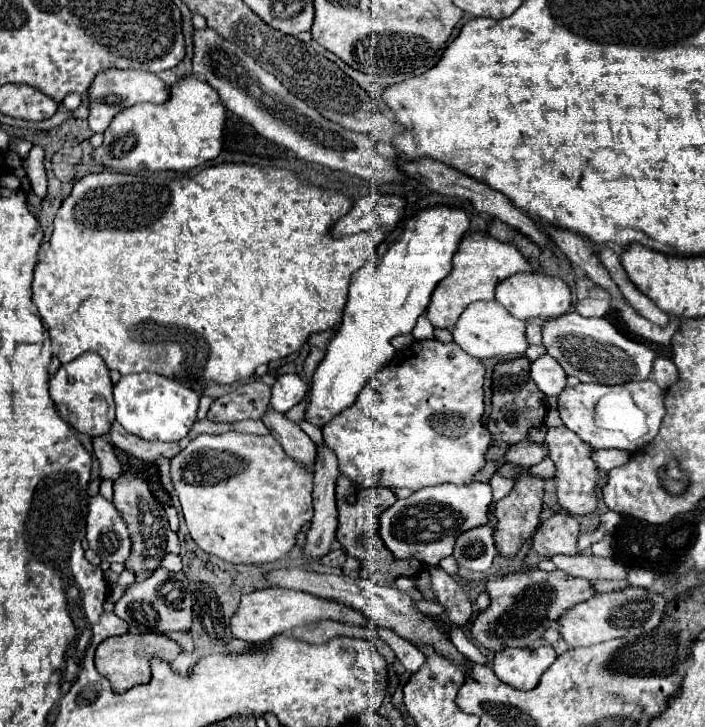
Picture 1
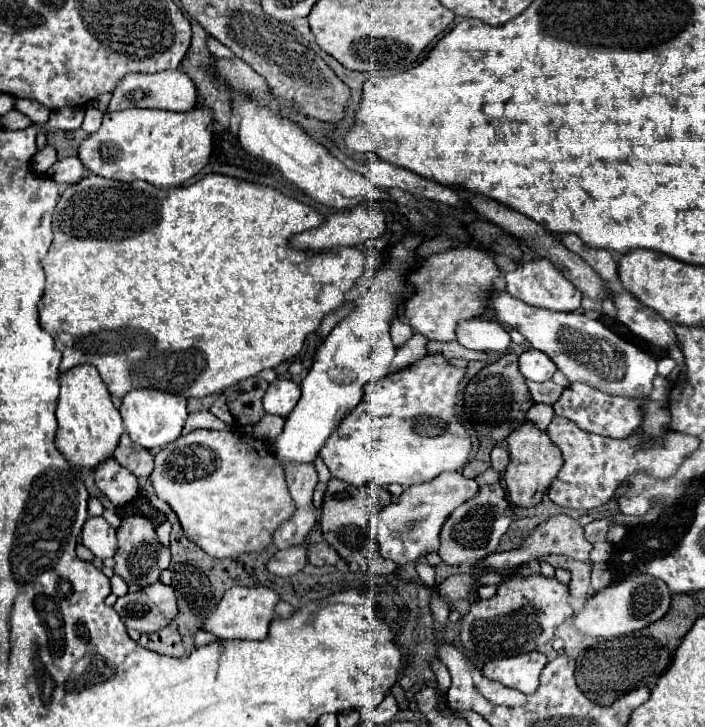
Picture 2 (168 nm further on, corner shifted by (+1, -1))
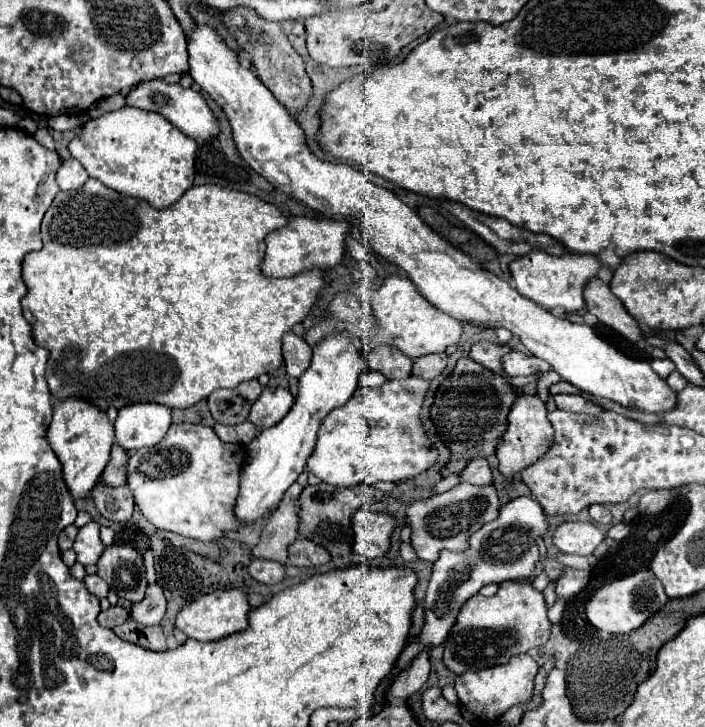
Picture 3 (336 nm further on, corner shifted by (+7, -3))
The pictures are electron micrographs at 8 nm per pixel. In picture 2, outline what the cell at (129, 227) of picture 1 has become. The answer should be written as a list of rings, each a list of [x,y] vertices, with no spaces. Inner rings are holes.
[[[94,174],[82,178],[78,184],[68,186],[52,212],[54,240],[48,254],[42,258],[42,268],[46,274],[46,290],[42,300],[38,302],[40,326],[48,334],[52,334],[56,348],[62,352],[60,374],[80,364],[92,364],[98,368],[110,396],[124,398],[124,394],[128,394],[130,390],[154,388],[184,398],[204,398],[208,394],[226,390],[250,376],[256,376],[266,368],[276,368],[284,362],[290,362],[302,350],[304,338],[310,332],[316,332],[322,318],[328,312],[334,312],[344,302],[344,292],[348,292],[358,282],[366,264],[366,256],[358,248],[308,252],[304,256],[302,250],[292,250],[288,246],[290,236],[316,228],[320,222],[324,222],[324,216],[320,216],[314,208],[280,194],[270,186],[260,186],[222,174],[208,174],[190,186],[172,188],[166,194],[162,188],[156,188],[148,182],[128,184],[106,180]]]

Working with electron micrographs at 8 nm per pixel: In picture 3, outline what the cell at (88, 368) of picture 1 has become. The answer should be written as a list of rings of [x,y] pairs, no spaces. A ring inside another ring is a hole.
[[[78,396],[62,398],[54,406],[54,418],[48,426],[46,442],[62,464],[64,480],[72,492],[72,498],[86,498],[110,460],[110,448],[114,444],[114,424],[108,420],[108,414],[104,410],[88,400]]]

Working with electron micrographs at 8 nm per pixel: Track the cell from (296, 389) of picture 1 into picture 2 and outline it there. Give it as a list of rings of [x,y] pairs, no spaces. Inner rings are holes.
[[[278,378],[268,386],[262,406],[266,414],[276,414],[276,416],[286,418],[298,400],[300,400],[300,386],[294,384],[292,380]]]

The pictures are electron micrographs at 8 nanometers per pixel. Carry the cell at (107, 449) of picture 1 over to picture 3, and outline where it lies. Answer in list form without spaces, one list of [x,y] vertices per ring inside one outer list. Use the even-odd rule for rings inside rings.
[[[100,480],[92,488],[90,496],[98,512],[112,522],[126,522],[134,512],[134,498],[128,486],[112,488],[112,486],[104,486],[104,482]]]

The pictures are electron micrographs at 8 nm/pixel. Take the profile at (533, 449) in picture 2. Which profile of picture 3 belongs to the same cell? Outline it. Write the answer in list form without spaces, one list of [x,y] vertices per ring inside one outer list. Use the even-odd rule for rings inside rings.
[[[520,394],[508,416],[508,430],[502,436],[502,444],[498,444],[498,448],[496,448],[496,458],[500,462],[498,468],[500,468],[502,476],[508,480],[518,478],[524,468],[538,462],[548,452],[548,448],[552,446],[552,440],[554,440],[554,430],[546,418],[544,402],[536,396]]]

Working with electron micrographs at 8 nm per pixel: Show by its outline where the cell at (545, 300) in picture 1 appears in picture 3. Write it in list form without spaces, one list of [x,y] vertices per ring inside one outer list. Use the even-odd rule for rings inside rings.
[[[532,250],[526,256],[516,258],[510,264],[510,274],[516,284],[516,290],[548,310],[562,310],[562,312],[578,312],[584,306],[582,290],[584,282],[598,274],[600,264],[594,256],[588,254],[566,254],[566,256],[550,256],[542,250]]]

